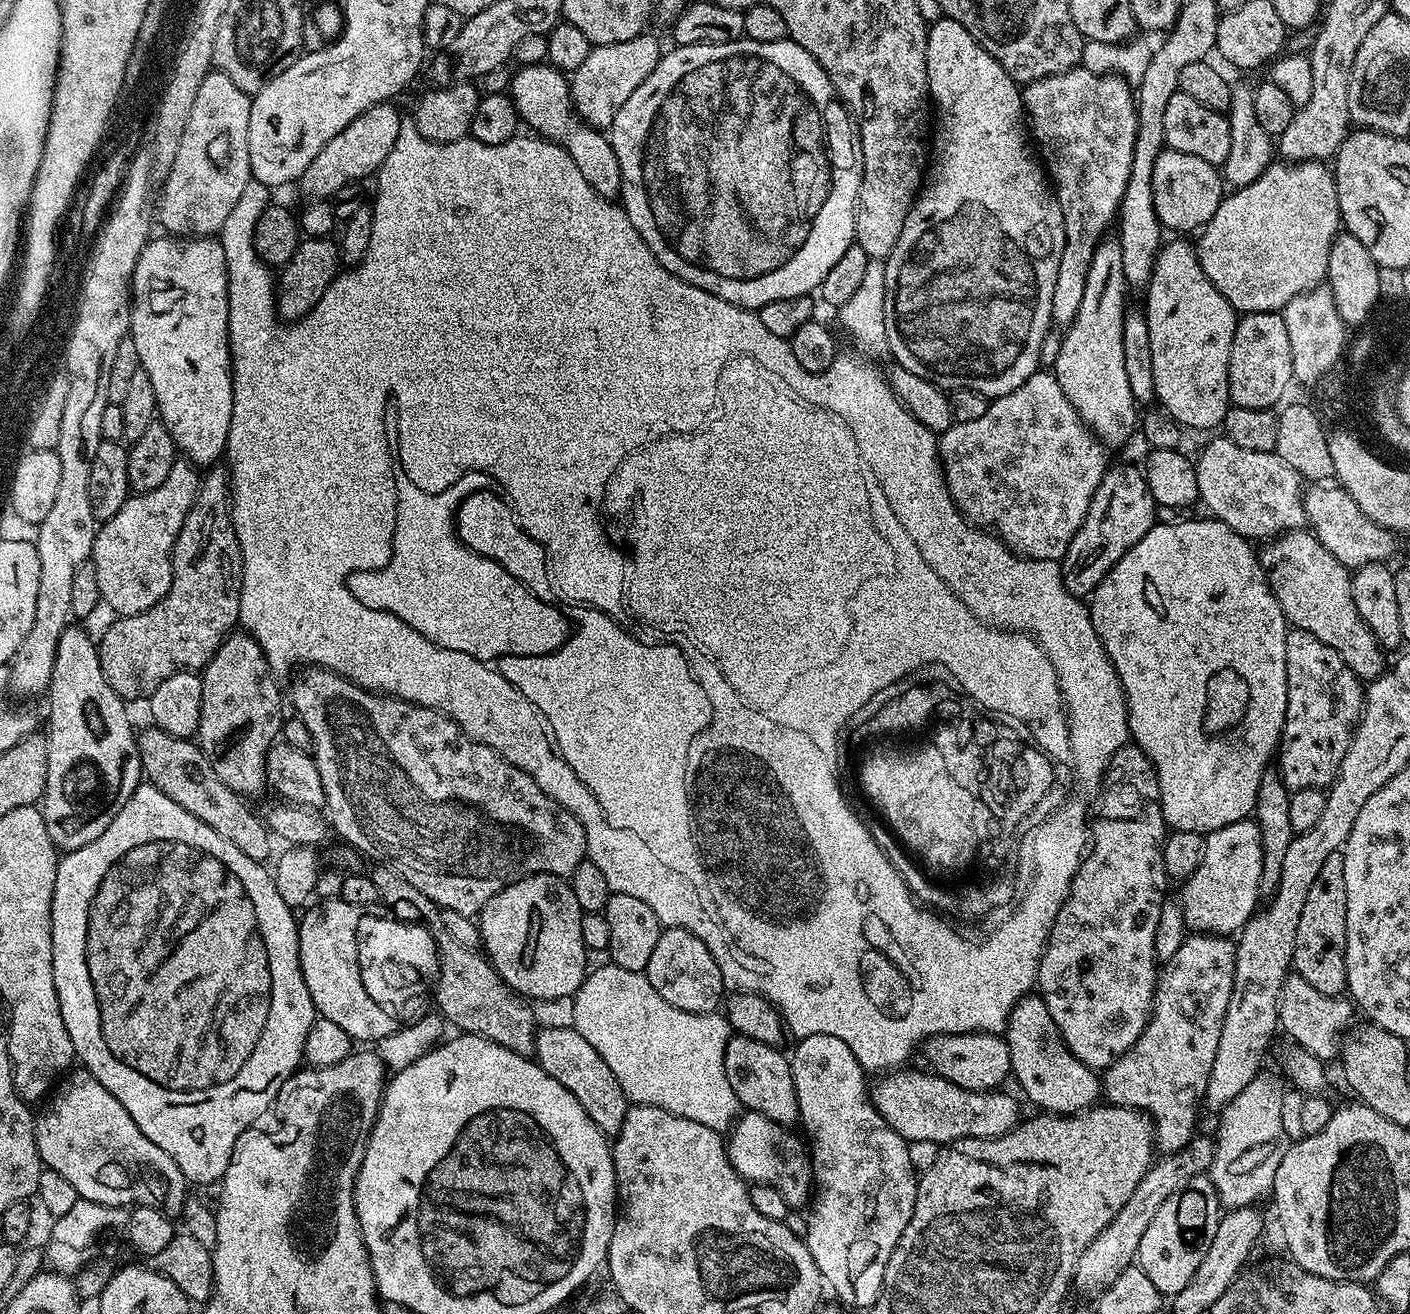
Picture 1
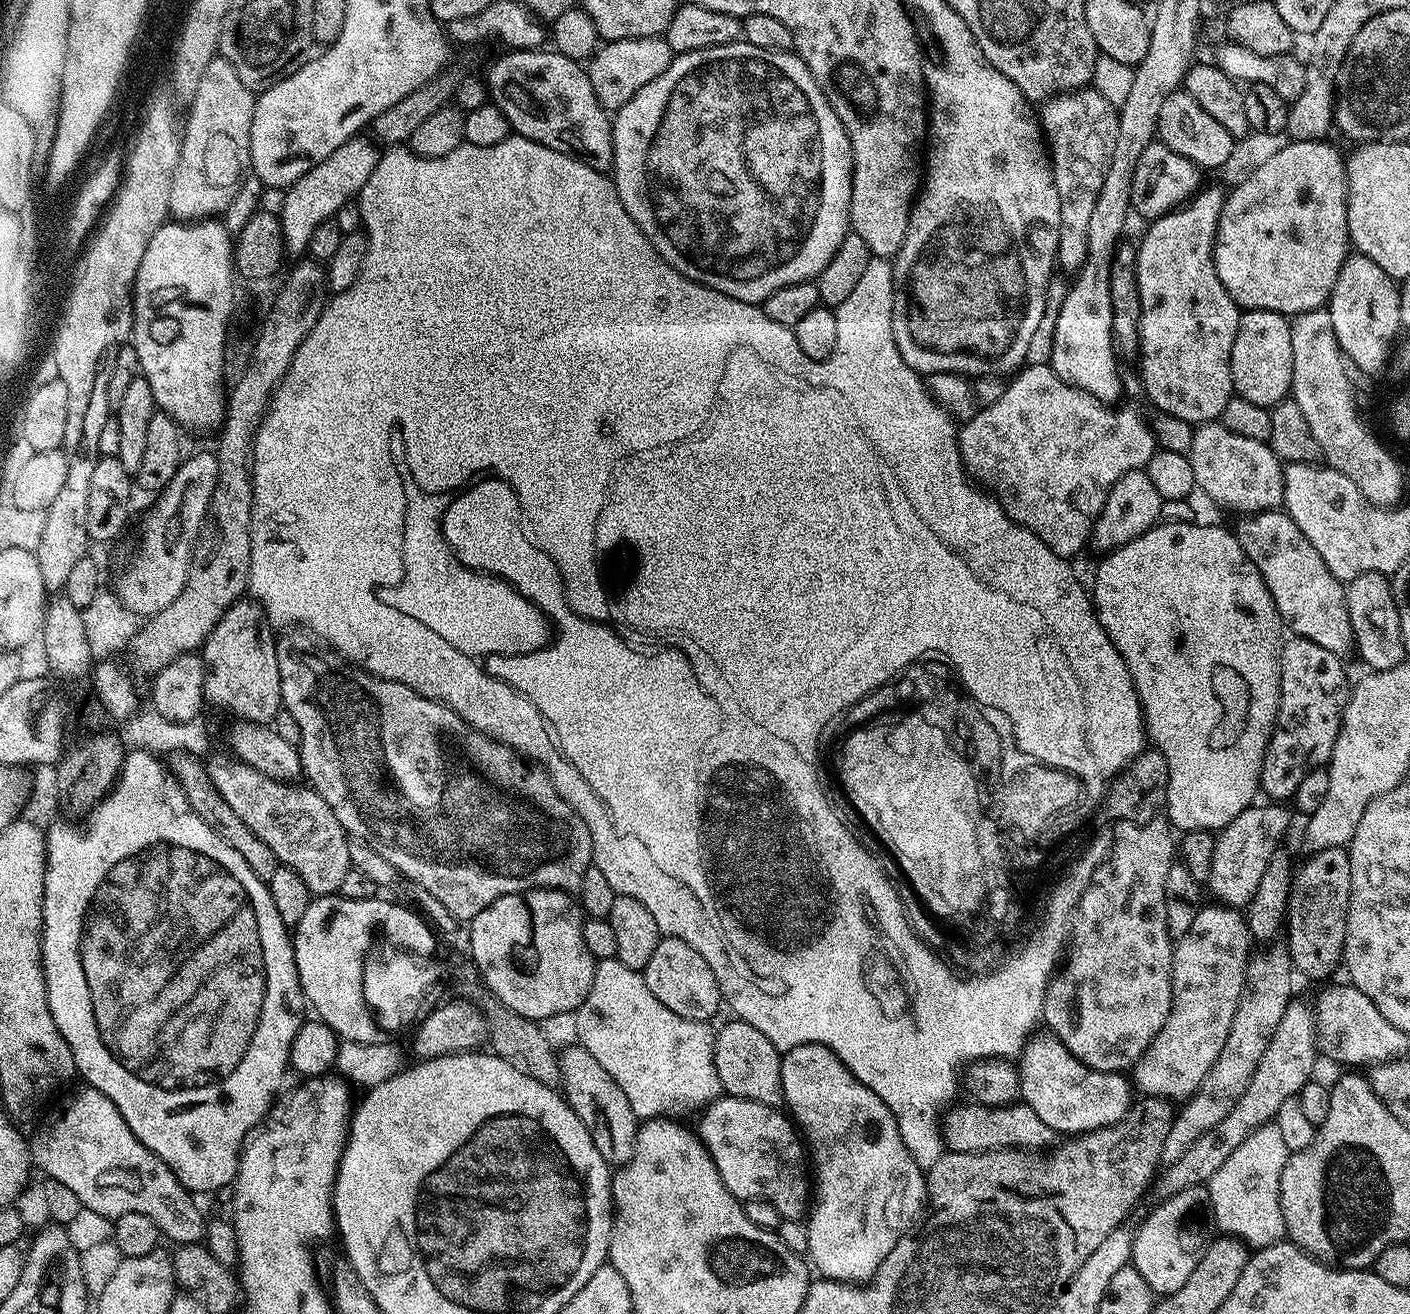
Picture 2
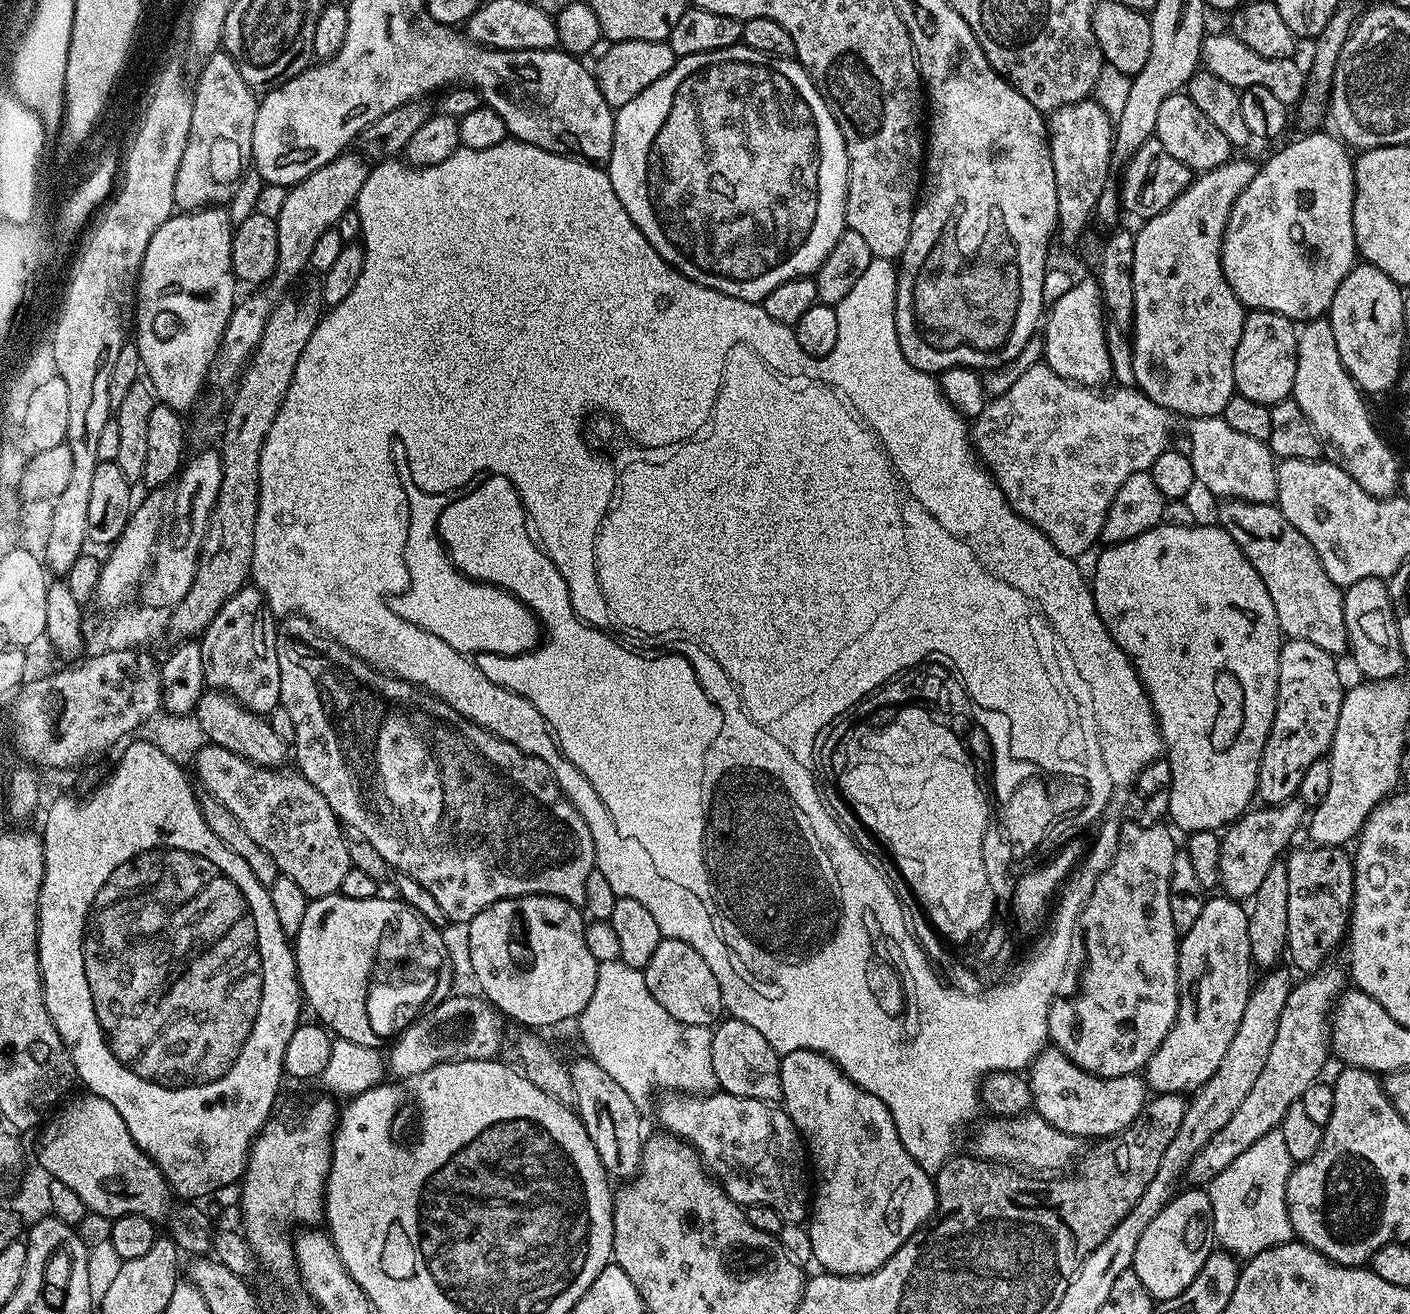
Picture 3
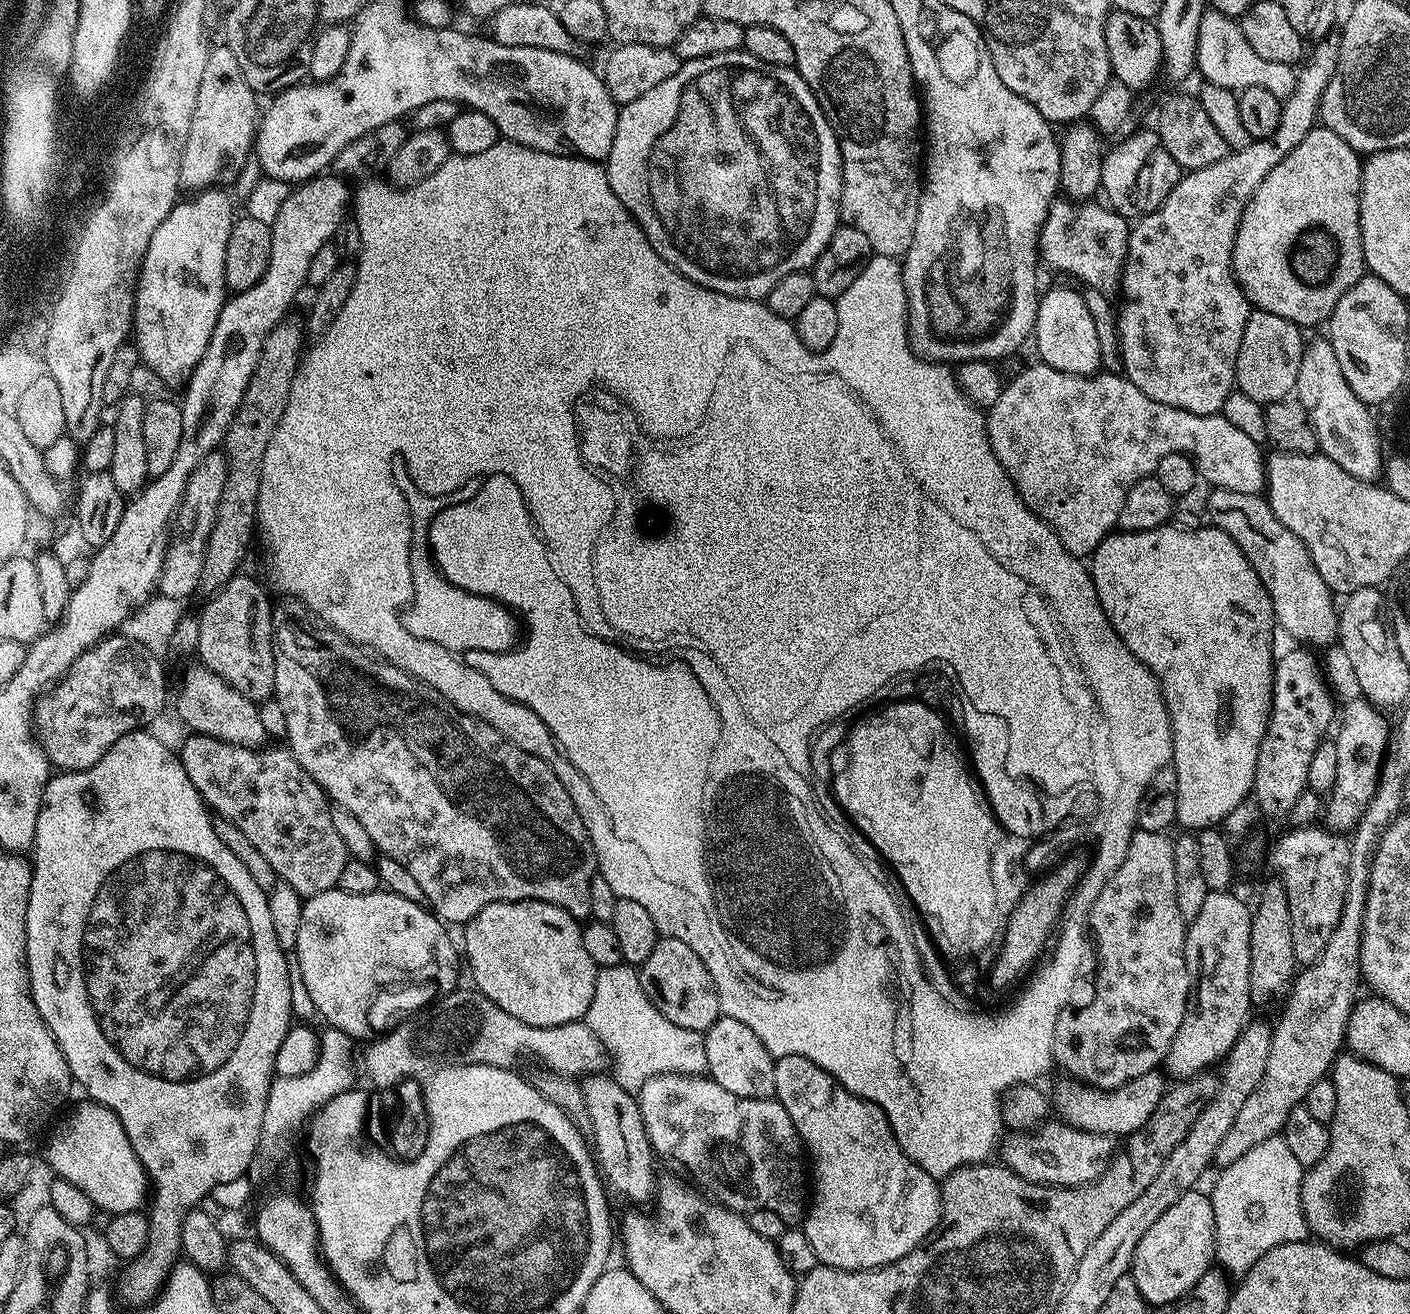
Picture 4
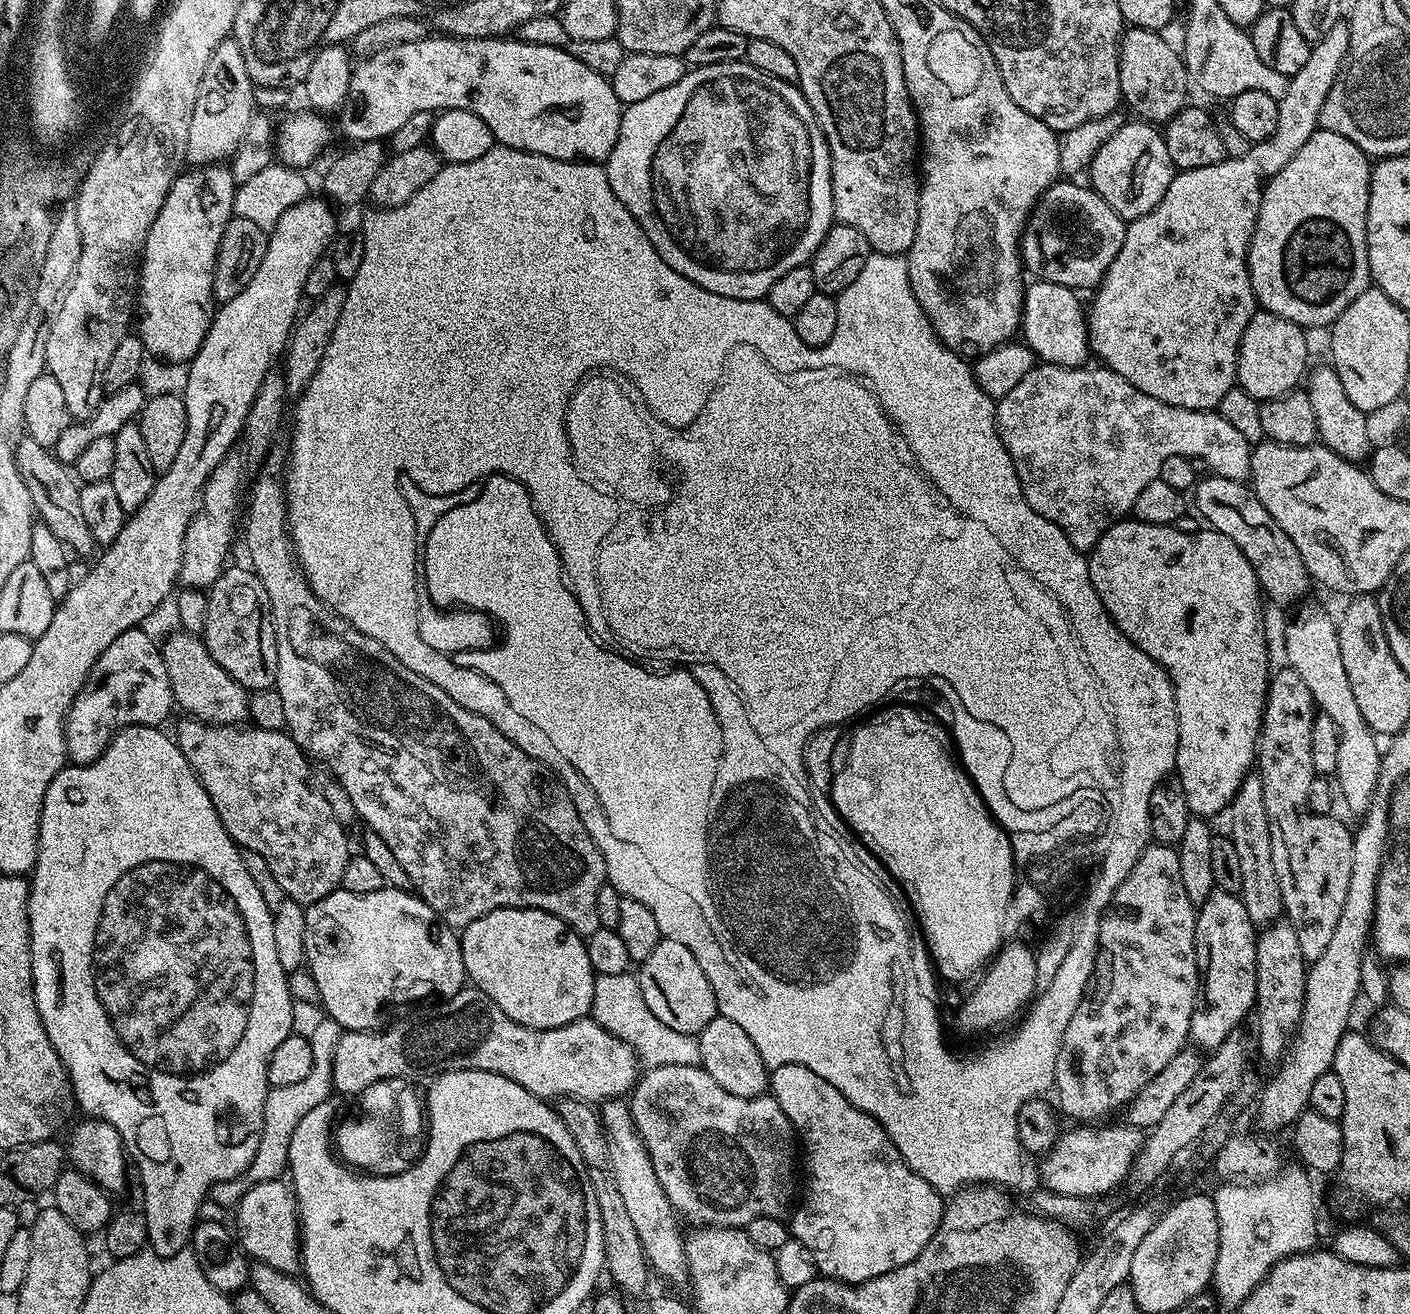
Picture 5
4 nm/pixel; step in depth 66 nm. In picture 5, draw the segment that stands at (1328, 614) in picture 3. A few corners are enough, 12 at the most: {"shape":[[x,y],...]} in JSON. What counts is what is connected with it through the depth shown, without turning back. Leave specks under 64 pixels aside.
{"shape":[[1205,475],[1199,519],[1246,554],[1273,605],[1303,601],[1298,546],[1247,483]]}

